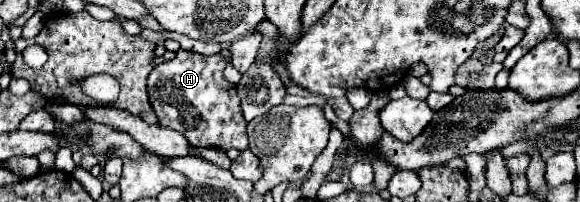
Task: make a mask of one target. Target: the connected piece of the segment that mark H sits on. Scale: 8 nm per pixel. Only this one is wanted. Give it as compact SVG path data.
M179 50L175 60L155 66L147 78L147 92L159 126L181 132L189 144L201 148L247 150L247 122L239 108L241 100L237 88L225 80L223 70L225 58L221 54L201 56L187 50Z

